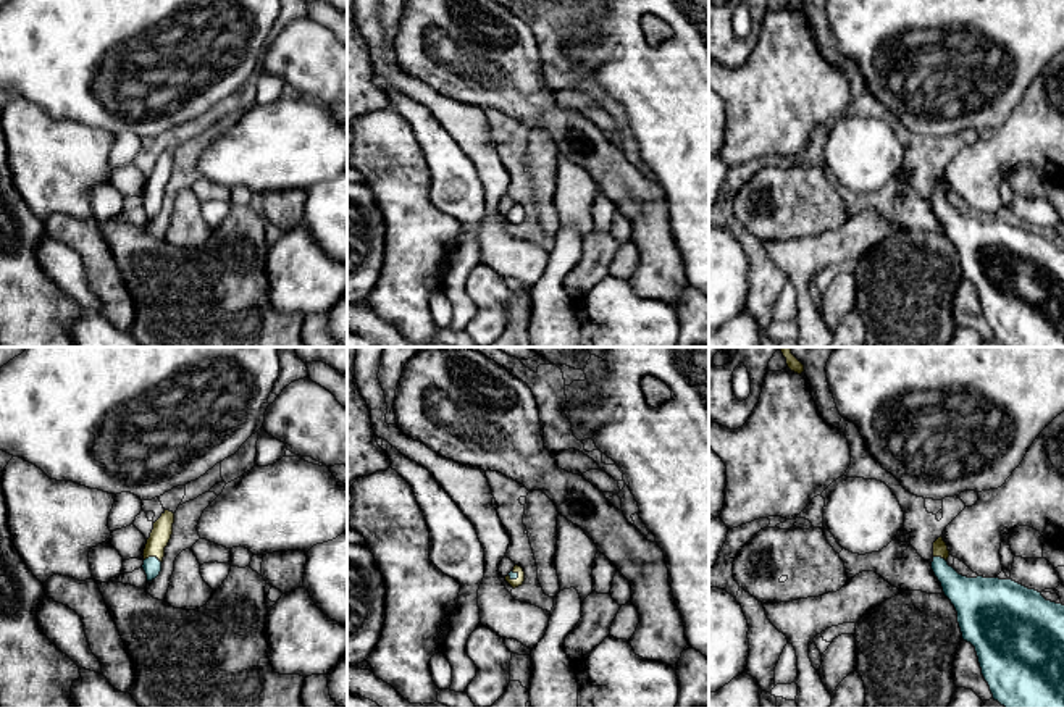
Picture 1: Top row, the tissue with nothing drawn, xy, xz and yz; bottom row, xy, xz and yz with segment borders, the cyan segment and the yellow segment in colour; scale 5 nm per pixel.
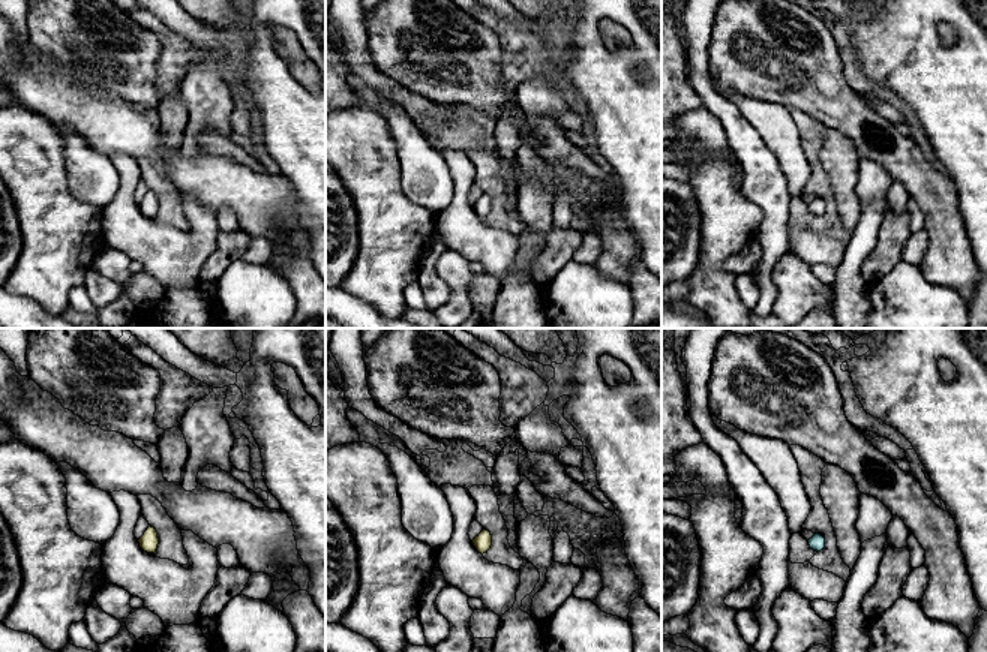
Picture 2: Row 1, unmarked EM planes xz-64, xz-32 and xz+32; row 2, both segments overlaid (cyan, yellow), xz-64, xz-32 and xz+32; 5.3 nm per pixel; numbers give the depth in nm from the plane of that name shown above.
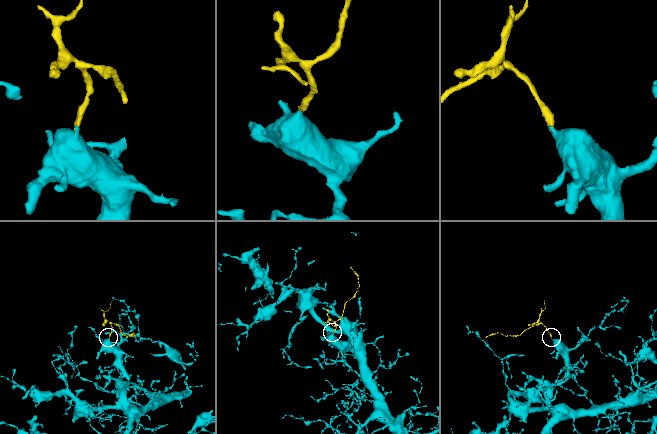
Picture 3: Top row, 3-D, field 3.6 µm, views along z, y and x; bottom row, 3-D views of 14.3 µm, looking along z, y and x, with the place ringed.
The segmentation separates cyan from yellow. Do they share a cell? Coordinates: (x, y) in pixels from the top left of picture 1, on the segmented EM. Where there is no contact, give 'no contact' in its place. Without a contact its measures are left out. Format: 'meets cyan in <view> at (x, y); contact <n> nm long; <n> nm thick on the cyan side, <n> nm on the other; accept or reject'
meets cyan in xy at (152, 557); contact 90 nm long; 90 nm thick on the cyan side, 100 nm on the other; accept

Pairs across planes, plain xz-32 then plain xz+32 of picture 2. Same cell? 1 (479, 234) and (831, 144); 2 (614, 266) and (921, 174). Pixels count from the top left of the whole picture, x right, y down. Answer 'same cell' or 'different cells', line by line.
1: different cells
2: same cell

